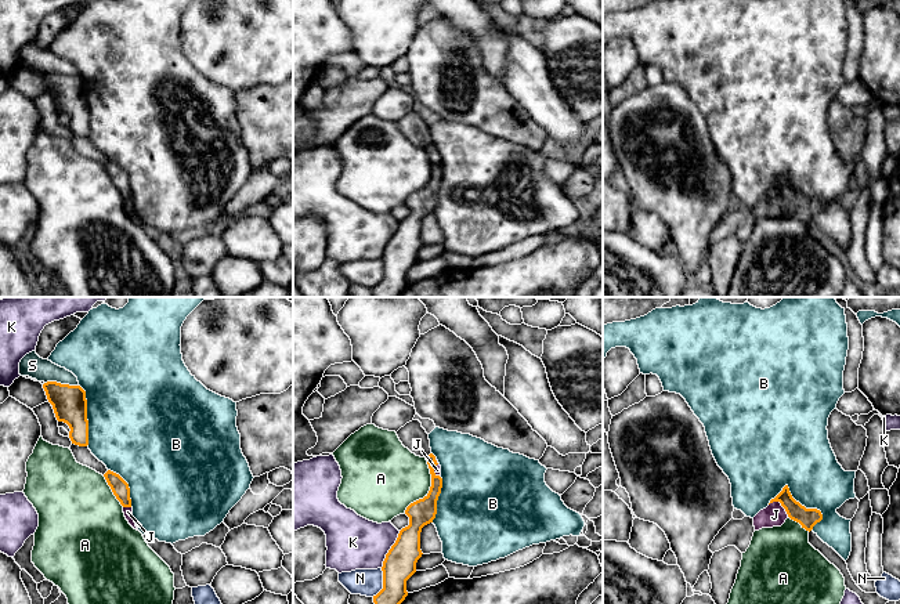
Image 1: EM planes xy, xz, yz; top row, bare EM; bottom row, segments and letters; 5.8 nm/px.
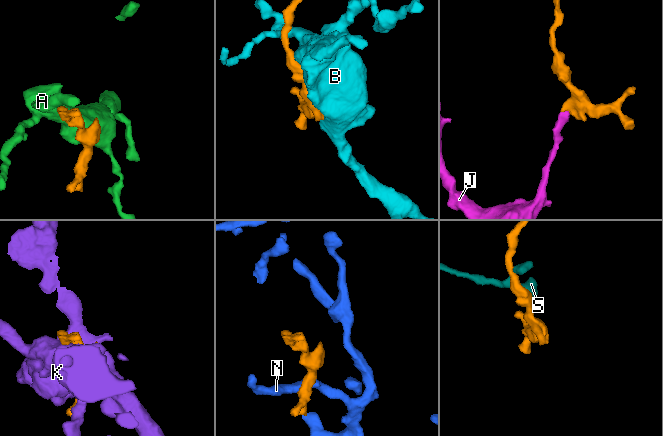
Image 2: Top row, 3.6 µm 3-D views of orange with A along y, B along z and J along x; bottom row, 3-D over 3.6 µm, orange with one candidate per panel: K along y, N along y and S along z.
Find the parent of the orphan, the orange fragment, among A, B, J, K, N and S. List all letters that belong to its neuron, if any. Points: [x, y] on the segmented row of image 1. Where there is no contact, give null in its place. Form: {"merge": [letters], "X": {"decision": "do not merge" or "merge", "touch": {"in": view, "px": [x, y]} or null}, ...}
{"merge": ["J"], "A": {"decision": "do not merge", "touch": {"in": "xz", "px": [430, 488]}}, "B": {"decision": "do not merge", "touch": {"in": "yz", "px": [794, 499]}}, "J": {"decision": "merge", "touch": {"in": "yz", "px": [781, 505]}}, "K": {"decision": "do not merge", "touch": {"in": "xz", "px": [390, 549]}}, "N": {"decision": "do not merge", "touch": {"in": "xz", "px": [383, 583]}}, "S": {"decision": "do not merge", "touch": {"in": "xy", "px": [60, 383]}}}

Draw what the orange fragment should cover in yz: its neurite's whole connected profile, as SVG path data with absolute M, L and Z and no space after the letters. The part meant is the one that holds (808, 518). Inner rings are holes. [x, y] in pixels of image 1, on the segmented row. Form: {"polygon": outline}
{"polygon": "M785 485L782 491L770 500L769 506L753 517L755 531L781 527L788 517L799 522L802 528L809 532L823 520L820 510L802 506L792 498L788 485Z"}

